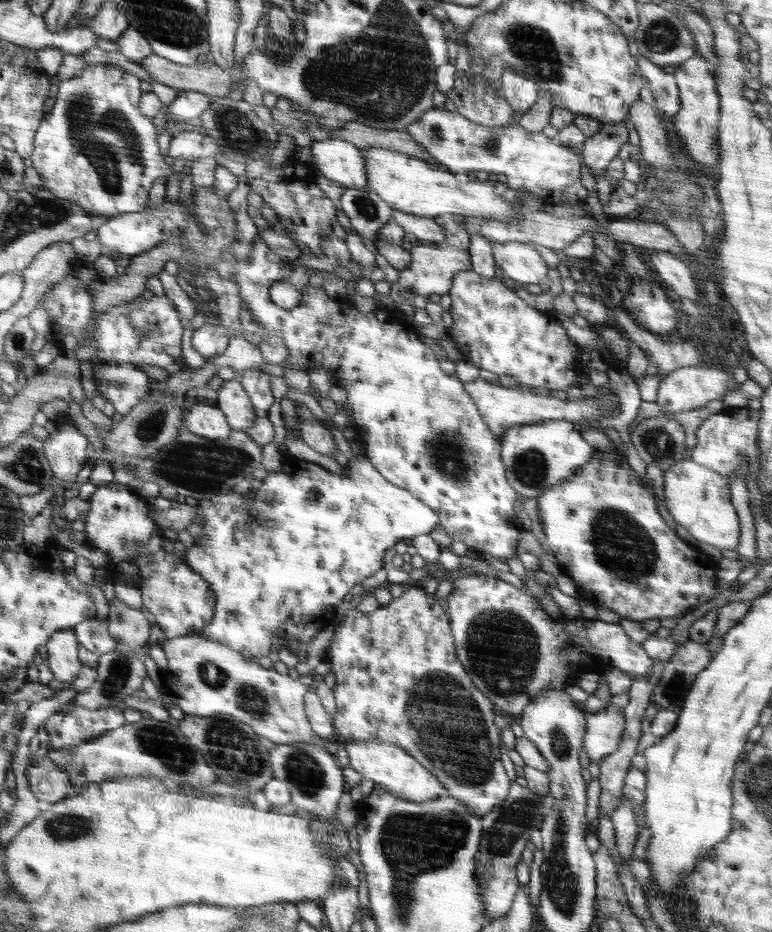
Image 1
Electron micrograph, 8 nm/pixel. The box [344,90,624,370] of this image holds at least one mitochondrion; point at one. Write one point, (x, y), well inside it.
(365, 207)

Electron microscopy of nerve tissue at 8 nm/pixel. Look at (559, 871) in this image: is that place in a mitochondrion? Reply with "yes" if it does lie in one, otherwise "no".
yes

